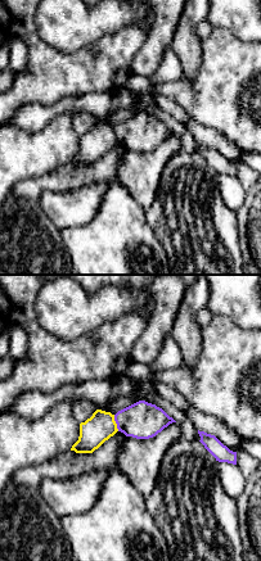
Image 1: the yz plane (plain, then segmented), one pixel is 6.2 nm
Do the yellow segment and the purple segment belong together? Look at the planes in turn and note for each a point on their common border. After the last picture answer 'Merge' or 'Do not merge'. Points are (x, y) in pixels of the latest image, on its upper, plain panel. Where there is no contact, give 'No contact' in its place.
Touches yellow at (115, 135)

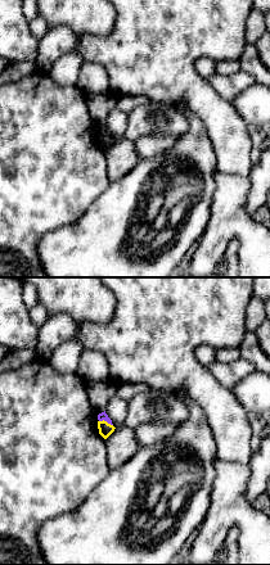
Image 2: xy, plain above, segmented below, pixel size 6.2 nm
Touches yellow at (106, 134)

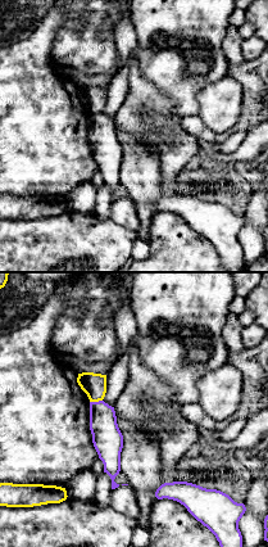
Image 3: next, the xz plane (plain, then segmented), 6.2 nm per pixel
Touches yellow at (95, 113)

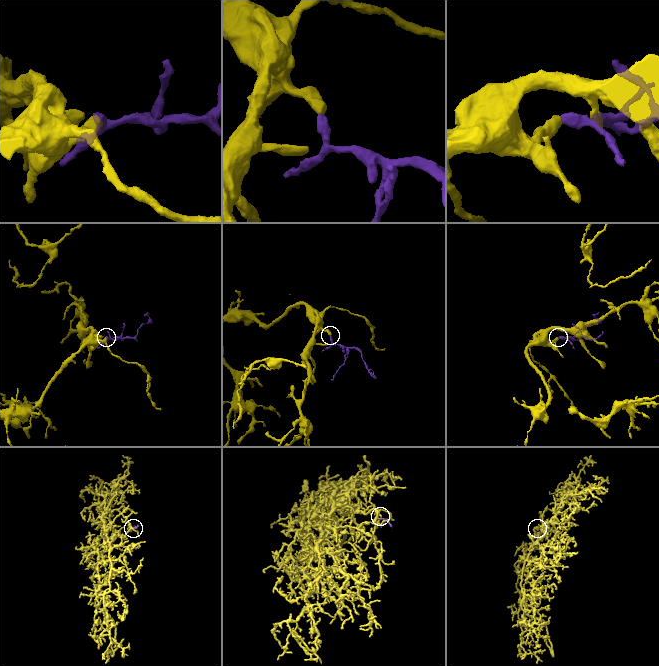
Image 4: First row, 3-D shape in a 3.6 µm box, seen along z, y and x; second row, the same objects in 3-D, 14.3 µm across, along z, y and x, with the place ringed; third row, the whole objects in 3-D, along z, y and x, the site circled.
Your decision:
Do not merge

